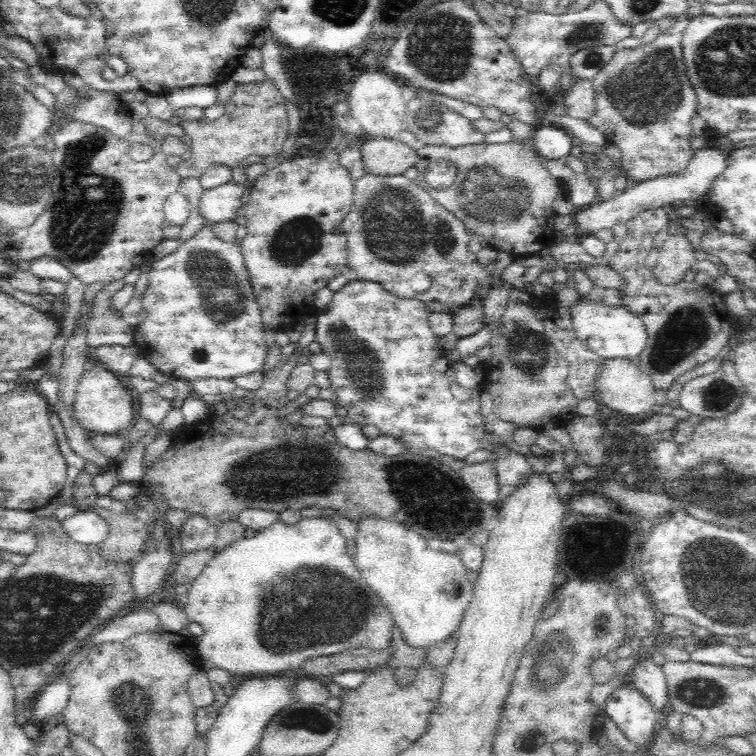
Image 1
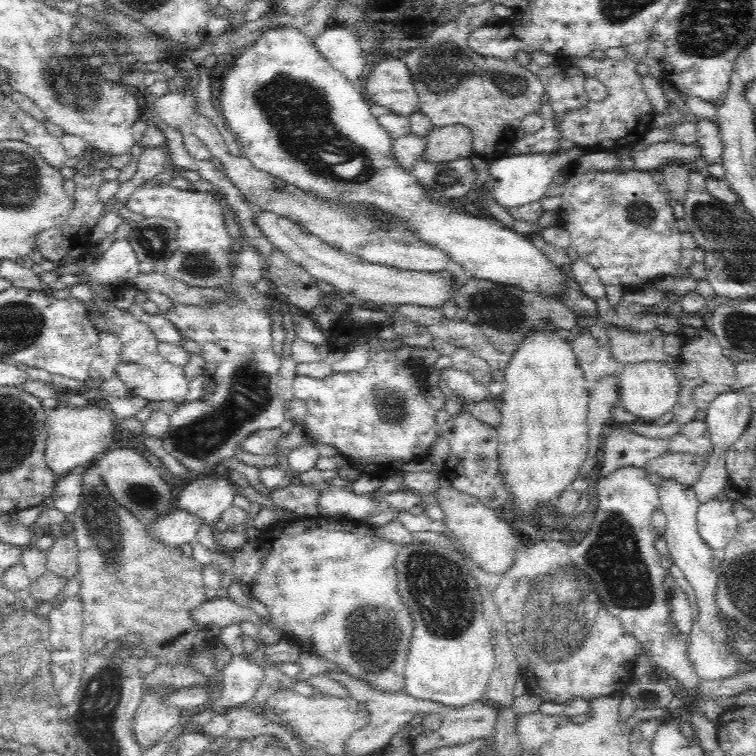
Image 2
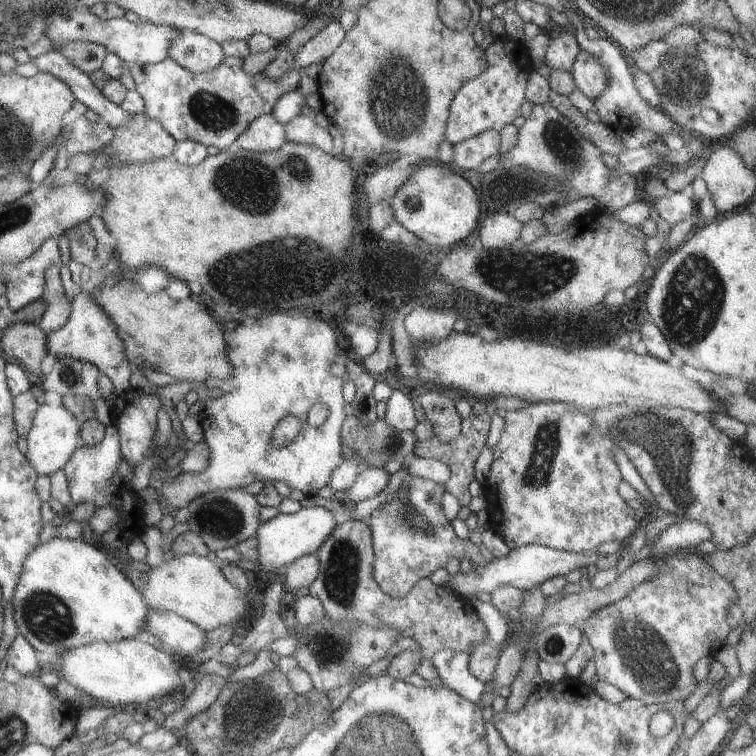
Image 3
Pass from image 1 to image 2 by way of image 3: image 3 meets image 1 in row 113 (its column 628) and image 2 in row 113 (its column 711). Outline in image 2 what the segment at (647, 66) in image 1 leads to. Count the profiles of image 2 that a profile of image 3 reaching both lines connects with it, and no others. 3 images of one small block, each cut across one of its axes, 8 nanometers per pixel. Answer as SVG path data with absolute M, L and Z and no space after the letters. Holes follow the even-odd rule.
M570 57L573 66L580 68L588 77L592 77L604 84L608 89L608 98L604 102L589 101L570 114L560 118L558 129L563 138L572 140L579 146L586 146L592 150L627 148L638 144L650 130L652 110L650 101L643 89L641 76L637 73L637 65L624 58L602 58L595 60L589 57Z

